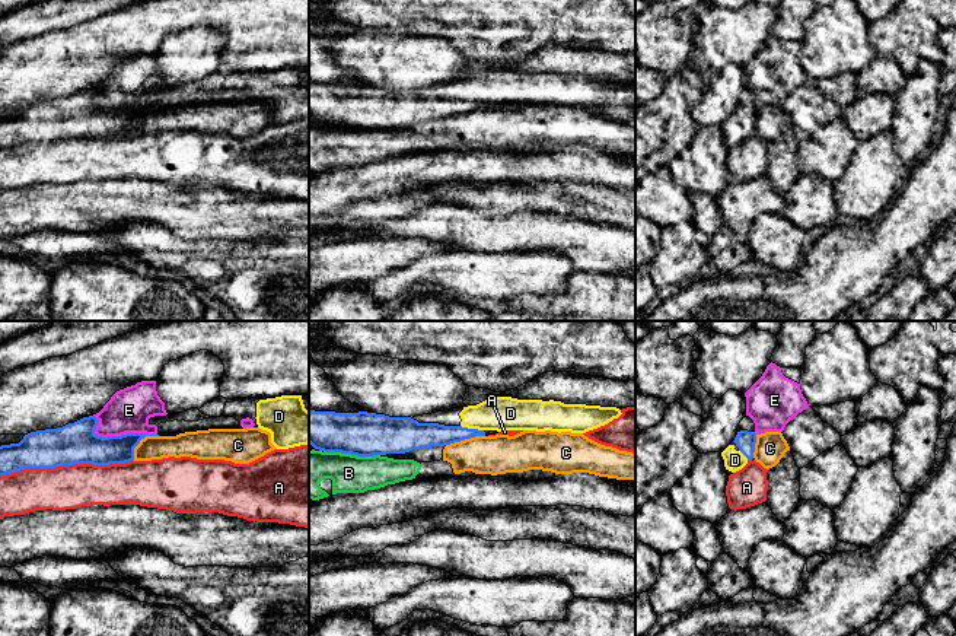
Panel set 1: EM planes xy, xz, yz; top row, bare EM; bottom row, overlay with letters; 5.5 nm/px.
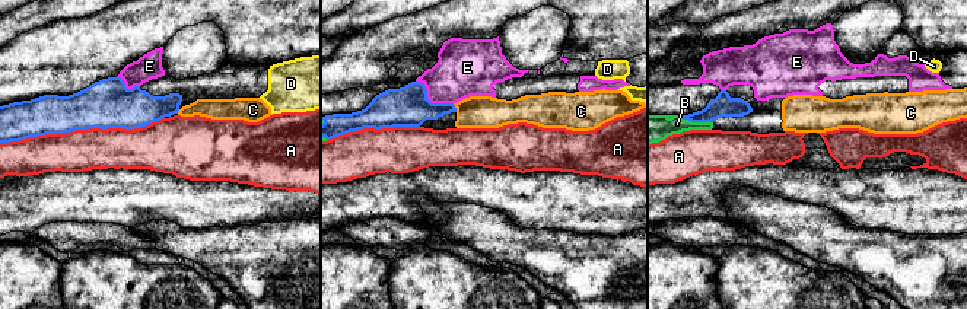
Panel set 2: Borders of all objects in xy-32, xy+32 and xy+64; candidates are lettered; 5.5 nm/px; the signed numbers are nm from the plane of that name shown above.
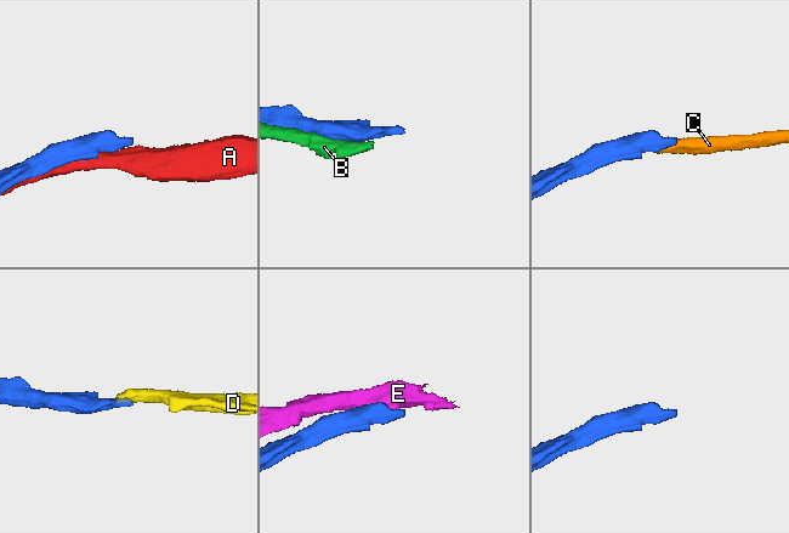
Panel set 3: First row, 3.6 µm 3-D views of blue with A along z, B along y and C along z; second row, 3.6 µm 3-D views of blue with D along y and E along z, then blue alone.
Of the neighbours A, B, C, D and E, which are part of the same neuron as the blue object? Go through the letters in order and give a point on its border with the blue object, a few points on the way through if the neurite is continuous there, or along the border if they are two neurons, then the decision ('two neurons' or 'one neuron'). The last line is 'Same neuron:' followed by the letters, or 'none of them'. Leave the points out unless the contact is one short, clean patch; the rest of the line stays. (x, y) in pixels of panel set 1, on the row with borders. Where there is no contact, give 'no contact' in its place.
A: xy (66, 464) | two neurons
B: xz (351, 454) | two neurons
C: xz (465, 438) | along xz (484, 435), (475, 435), (446, 445) | two neurons
D: xz (472, 429) | across xz (429, 435), (461, 433), (472, 429), (486, 416), (497, 413) | one neuron
E: xy (117, 436) | along xy (93, 415), (98, 420), (95, 432), (102, 436), (156, 433) | two neurons
Same neuron: D

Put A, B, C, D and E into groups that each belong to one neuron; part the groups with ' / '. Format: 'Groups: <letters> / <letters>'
Groups: A / B C / D / E

